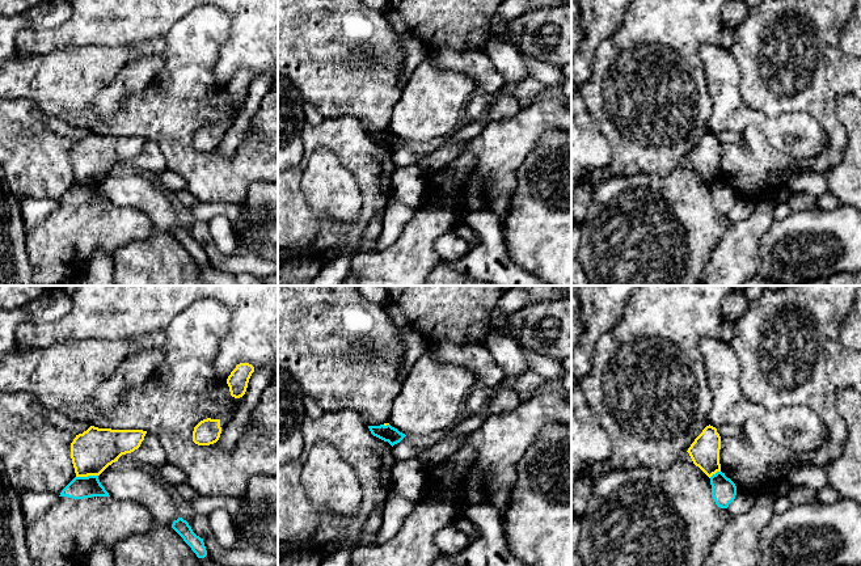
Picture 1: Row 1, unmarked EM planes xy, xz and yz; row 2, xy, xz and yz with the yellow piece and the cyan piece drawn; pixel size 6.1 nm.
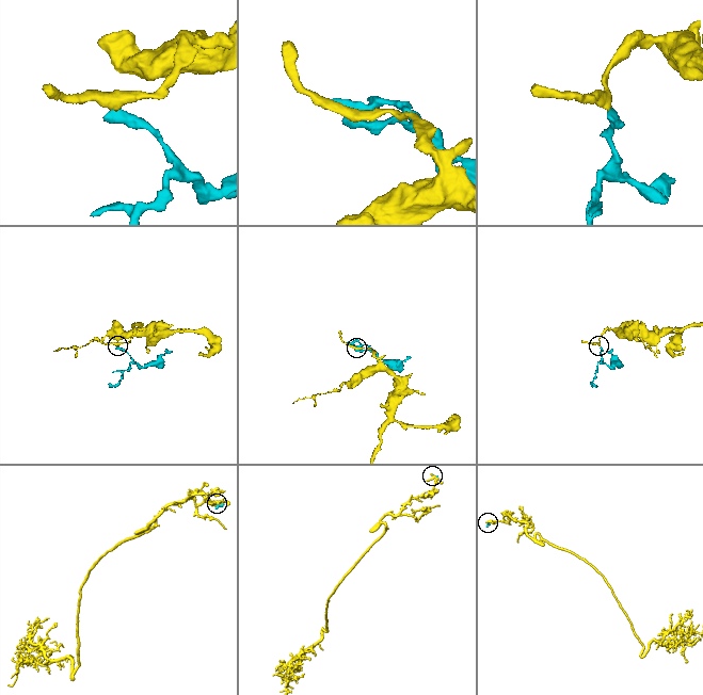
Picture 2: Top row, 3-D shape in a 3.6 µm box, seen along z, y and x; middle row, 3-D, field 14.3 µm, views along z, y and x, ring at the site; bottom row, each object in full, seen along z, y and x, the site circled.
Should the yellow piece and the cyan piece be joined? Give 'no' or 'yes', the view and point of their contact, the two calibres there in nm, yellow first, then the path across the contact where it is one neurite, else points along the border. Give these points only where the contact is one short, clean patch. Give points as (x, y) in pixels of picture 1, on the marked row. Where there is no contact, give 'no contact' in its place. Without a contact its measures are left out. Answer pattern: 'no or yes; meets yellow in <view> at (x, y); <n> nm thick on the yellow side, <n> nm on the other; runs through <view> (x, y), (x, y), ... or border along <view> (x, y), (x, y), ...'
no; meets yellow in xy at (87, 476); 260 nm thick on the yellow side, 140 nm on the other; border along xy (97, 474), (76, 477)

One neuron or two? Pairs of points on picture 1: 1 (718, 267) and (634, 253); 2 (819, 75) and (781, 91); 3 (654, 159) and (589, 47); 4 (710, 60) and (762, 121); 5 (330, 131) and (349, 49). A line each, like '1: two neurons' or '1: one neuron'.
1: two neurons
2: one neuron
3: two neurons
4: one neuron
5: two neurons

